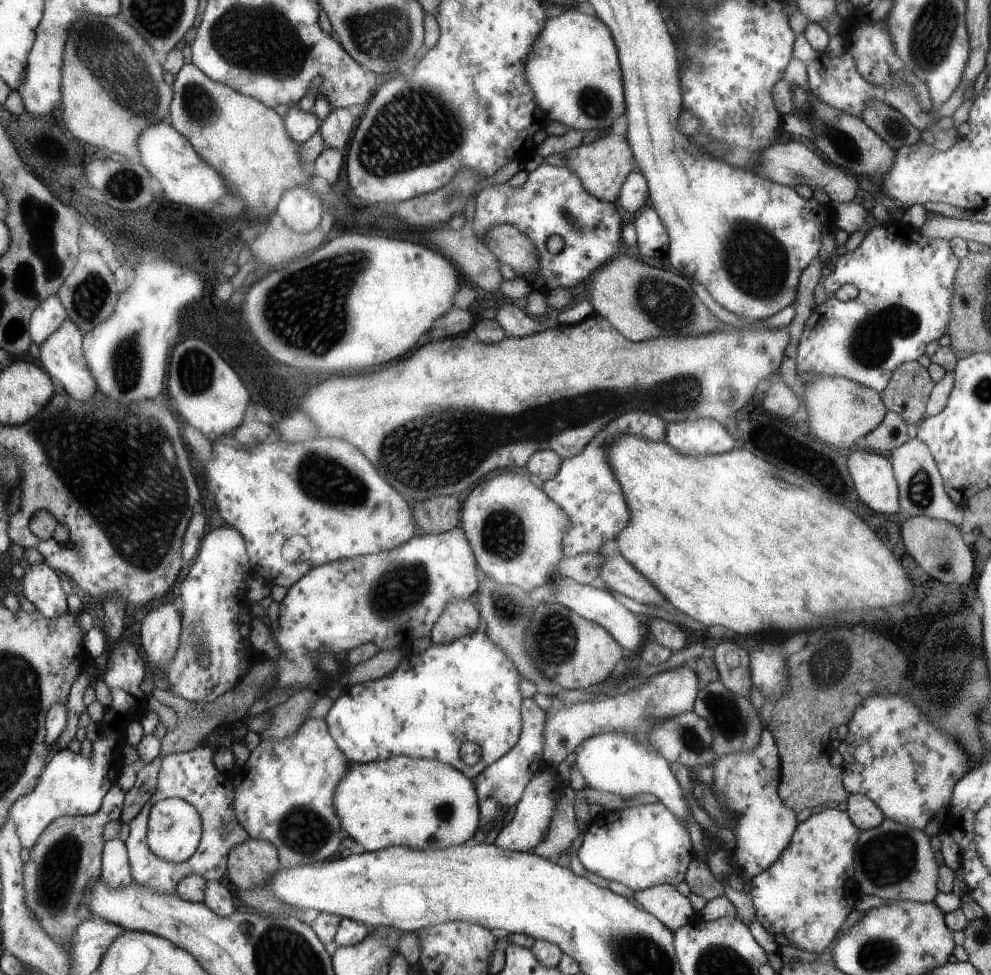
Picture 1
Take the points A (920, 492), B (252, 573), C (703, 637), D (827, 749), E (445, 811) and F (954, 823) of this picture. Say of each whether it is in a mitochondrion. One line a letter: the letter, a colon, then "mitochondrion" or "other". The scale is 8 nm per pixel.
A: mitochondrion
B: other
C: other
D: other
E: mitochondrion
F: other

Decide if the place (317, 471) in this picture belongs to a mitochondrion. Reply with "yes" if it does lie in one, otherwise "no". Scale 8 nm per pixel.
yes

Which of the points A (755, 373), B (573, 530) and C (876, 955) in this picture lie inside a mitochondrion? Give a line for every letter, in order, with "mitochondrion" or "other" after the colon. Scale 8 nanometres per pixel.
A: other
B: other
C: mitochondrion

